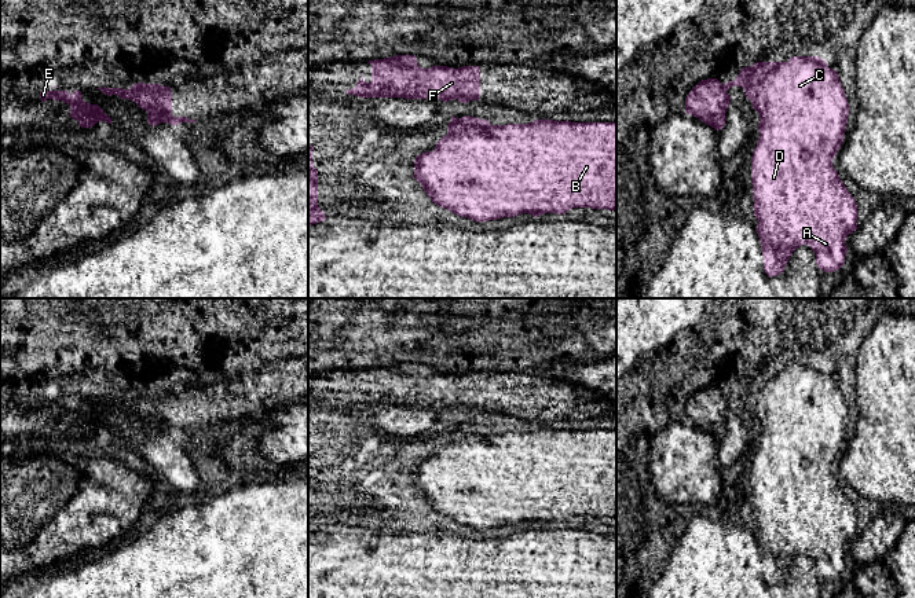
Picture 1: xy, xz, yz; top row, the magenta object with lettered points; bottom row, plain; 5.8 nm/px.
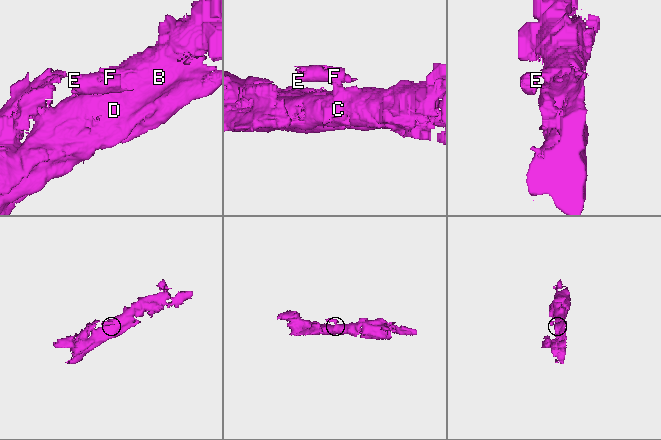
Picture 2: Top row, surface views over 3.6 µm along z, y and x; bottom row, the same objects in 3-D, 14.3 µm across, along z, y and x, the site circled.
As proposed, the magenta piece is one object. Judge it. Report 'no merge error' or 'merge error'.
merge error

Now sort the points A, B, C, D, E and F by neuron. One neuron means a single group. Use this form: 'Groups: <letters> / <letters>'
Groups: A B C D / E F

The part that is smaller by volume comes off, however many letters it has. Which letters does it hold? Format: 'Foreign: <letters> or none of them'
Foreign: E, F

